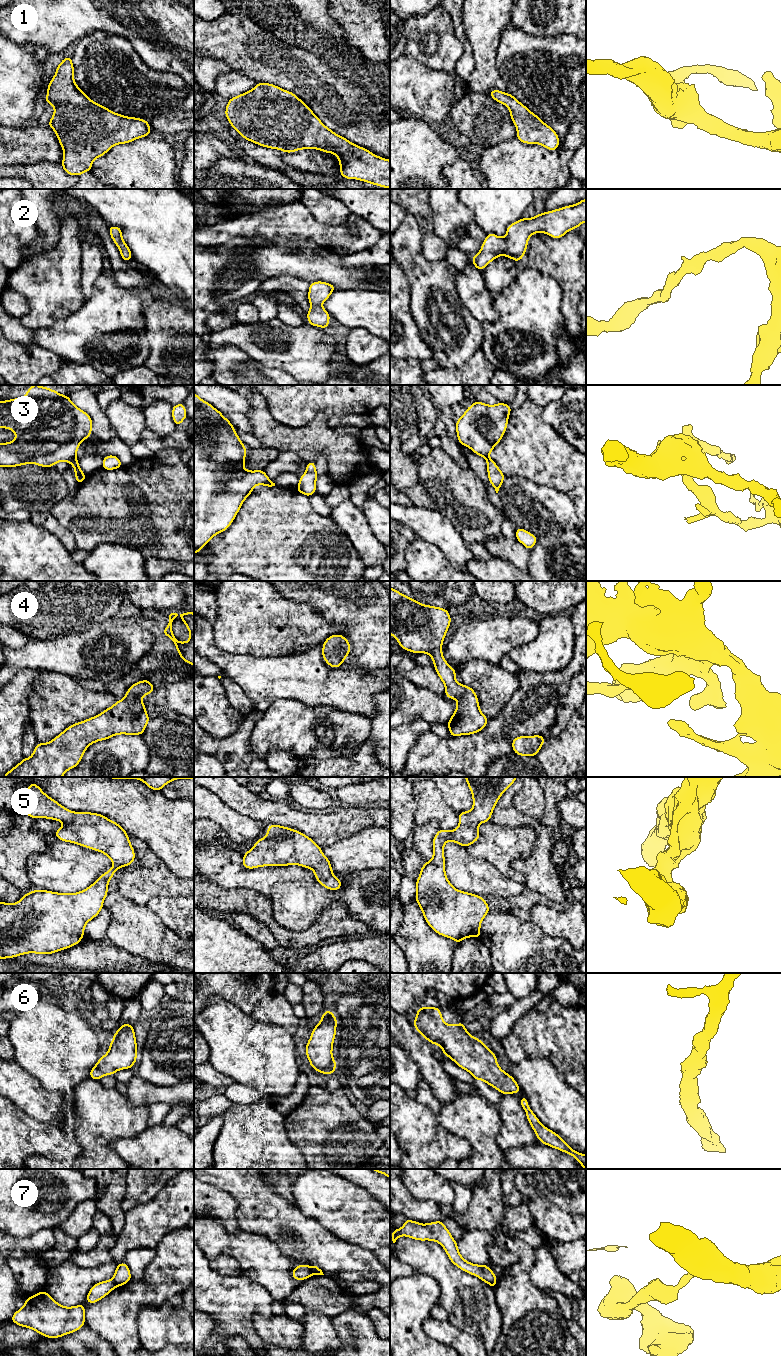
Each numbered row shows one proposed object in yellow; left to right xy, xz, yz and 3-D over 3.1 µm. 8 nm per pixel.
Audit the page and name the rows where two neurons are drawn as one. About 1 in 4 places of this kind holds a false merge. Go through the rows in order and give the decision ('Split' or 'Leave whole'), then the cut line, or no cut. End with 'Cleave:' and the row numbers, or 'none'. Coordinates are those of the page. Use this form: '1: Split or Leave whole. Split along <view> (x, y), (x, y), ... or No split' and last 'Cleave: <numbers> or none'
1: Leave whole. No split
2: Leave whole. No split
3: Split. Split along xy (75, 457), (70, 462)
4: Leave whole. No split
5: Leave whole. No split
6: Leave whole. No split
7: Split. Split along xz (309, 1266), (312, 1274)
Cleave: 3, 7

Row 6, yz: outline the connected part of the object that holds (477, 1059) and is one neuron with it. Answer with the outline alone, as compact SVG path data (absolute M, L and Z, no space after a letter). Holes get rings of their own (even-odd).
M418 1007L413 1023L415 1029L433 1045L442 1048L443 1055L454 1061L460 1068L468 1071L475 1080L482 1080L504 1095L521 1091L515 1079L503 1071L497 1063L496 1055L480 1039L470 1035L464 1022L457 1025L446 1024L438 1007Z

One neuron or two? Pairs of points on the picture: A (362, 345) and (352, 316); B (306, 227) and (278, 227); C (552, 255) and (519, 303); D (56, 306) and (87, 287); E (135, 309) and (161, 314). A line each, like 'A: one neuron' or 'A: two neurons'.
A: two neurons
B: one neuron
C: two neurons
D: two neurons
E: two neurons

